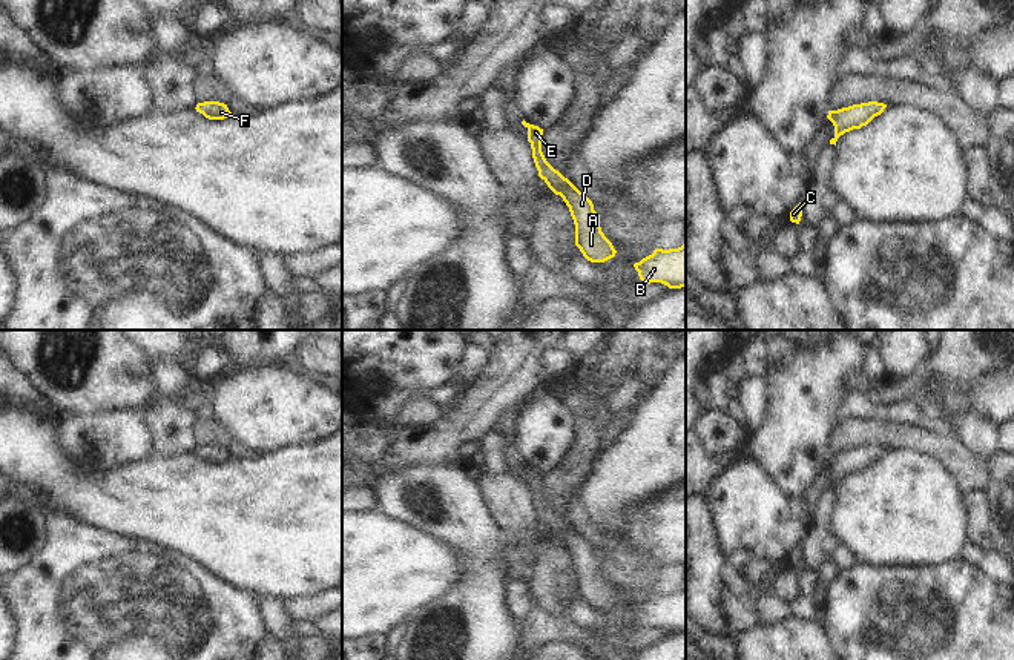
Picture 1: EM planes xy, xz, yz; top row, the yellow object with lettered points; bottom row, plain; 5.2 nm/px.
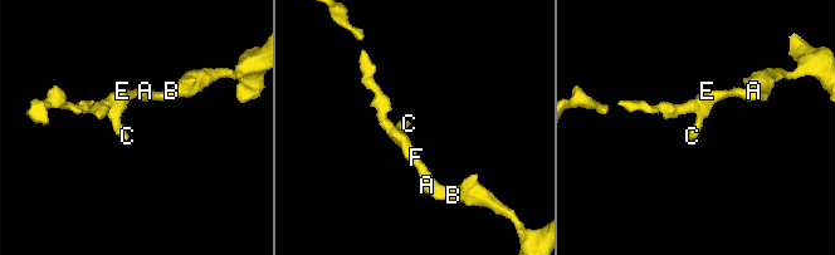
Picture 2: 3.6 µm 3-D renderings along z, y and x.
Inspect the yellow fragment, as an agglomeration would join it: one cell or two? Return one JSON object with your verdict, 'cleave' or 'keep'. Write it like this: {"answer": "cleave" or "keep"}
{"answer": "keep"}

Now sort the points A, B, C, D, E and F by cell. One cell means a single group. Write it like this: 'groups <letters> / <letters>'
groups A B C D E F

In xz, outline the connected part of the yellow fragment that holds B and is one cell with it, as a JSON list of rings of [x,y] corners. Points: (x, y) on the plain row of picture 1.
[[[686,588],[669,594],[655,592],[634,611],[646,628],[661,626],[669,632],[686,631]]]

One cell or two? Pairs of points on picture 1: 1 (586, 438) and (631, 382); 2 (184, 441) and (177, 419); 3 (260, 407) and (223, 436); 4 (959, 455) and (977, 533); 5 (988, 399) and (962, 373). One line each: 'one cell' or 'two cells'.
1: two cells
2: one cell
3: two cells
4: two cells
5: two cells

